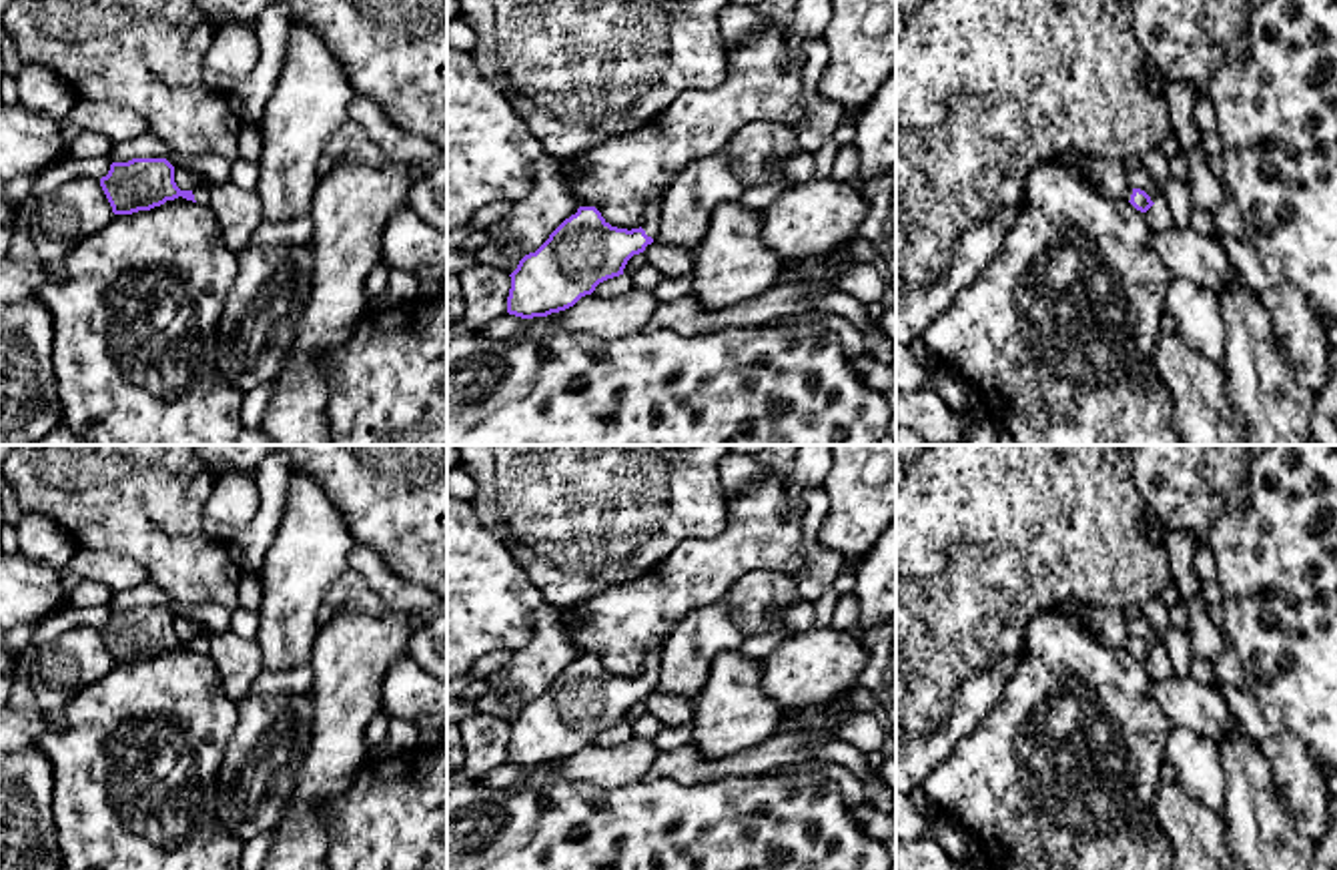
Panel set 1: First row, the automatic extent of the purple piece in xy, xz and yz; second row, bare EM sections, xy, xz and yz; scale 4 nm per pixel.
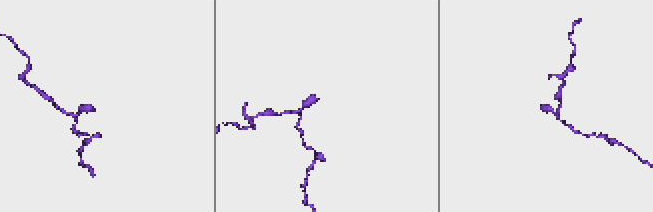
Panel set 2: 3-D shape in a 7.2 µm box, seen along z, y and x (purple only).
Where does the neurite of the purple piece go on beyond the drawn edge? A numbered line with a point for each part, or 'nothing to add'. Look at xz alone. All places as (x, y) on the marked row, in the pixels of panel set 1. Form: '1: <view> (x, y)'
1: xz (650, 225)

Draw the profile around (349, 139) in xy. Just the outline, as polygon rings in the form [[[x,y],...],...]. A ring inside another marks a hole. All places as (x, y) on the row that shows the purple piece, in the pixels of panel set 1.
[[[347,118],[327,140],[325,154],[335,160],[357,158],[369,166],[385,166],[389,158],[369,140],[363,126]]]

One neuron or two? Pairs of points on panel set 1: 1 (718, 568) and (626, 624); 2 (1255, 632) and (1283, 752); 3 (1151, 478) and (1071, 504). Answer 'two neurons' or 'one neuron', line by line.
1: one neuron
2: two neurons
3: two neurons

